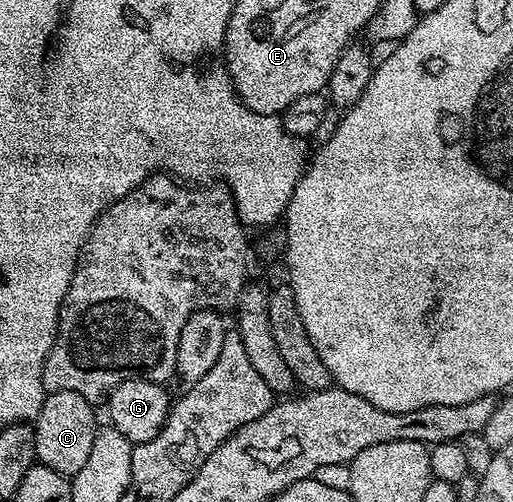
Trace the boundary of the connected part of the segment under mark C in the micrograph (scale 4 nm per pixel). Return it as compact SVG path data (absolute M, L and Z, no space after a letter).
M70 390L47 393L42 410L36 416L36 458L50 470L73 478L82 470L93 449L94 436L98 429L93 405L82 394Z

